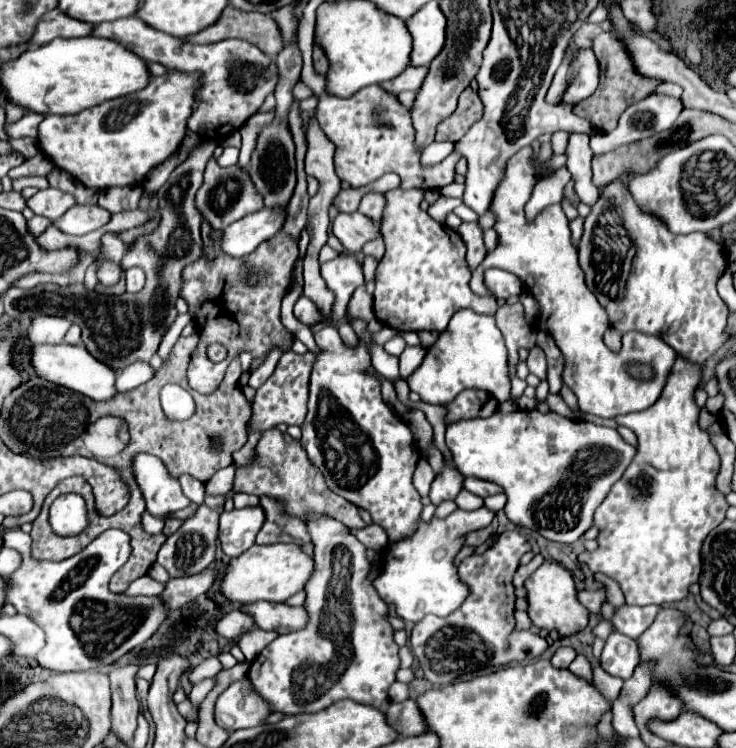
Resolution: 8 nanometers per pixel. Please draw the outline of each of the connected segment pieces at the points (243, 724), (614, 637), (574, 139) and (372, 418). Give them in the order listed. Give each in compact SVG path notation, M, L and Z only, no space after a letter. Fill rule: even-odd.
M249 678L233 682L215 704L215 722L229 732L261 726L269 714L271 704L257 694Z
M613 630L607 638L607 644L599 660L601 668L611 676L627 680L633 676L637 662L639 662L639 650L635 640Z
M569 134L565 154L567 154L565 166L575 180L575 192L581 202L591 206L591 202L599 200L601 192L591 184L593 152L589 148L589 134Z
M323 328L315 334L315 342L321 348L317 356L313 374L311 374L311 392L309 392L309 414L301 426L303 438L301 444L307 450L311 462L323 472L327 486L367 510L375 524L379 524L389 538L389 544L395 544L417 530L419 516L423 510L421 496L415 490L411 478L419 460L419 450L415 438L405 420L397 418L393 410L381 398L381 384L373 376L365 376L363 370L371 366L369 352L361 344L359 348L349 348L343 344L335 328Z

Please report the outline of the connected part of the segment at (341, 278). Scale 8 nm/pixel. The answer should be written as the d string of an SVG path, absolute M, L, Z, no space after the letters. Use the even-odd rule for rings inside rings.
M343 254L339 258L333 258L325 264L321 264L321 276L327 282L327 286L335 292L335 318L345 316L347 302L357 286L363 284L363 270L355 256Z

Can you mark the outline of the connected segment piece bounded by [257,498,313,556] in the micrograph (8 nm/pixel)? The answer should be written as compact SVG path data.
M261 498L261 506L265 510L265 524L257 534L257 544L271 542L293 542L307 556L313 556L313 542L307 532L307 526L293 516L285 516L281 504L271 498Z

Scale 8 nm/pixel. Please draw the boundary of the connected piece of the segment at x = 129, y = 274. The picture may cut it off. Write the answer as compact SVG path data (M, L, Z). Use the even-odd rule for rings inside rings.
M129 268L125 272L127 280L127 292L139 292L145 286L145 272L141 268Z

